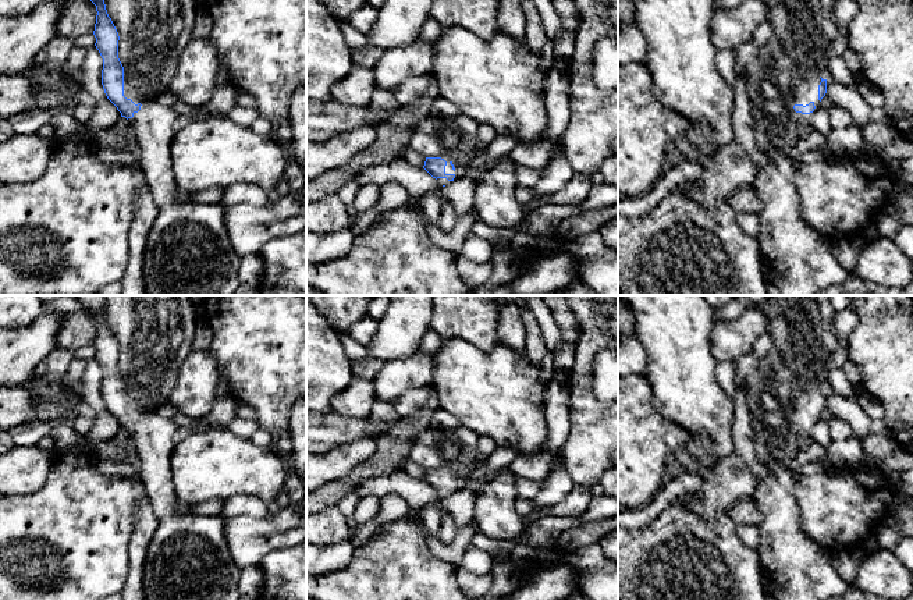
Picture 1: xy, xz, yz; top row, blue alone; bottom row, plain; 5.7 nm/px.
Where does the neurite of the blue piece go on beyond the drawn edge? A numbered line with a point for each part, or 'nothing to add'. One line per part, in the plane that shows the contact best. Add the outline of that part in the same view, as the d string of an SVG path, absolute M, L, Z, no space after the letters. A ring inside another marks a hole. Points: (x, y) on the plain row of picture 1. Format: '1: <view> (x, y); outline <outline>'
1: xz (485, 446); outline M487 436L479 437L476 441L476 461L470 469L462 472L452 472L448 468L441 468L441 471L447 473L445 486L454 486L455 487L454 493L468 487L469 483L473 480L472 479L473 472L482 464L484 464L497 448L498 445L493 439Z

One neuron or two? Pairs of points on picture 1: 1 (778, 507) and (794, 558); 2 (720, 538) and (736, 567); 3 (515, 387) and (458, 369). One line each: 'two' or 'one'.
1: one
2: one
3: one

